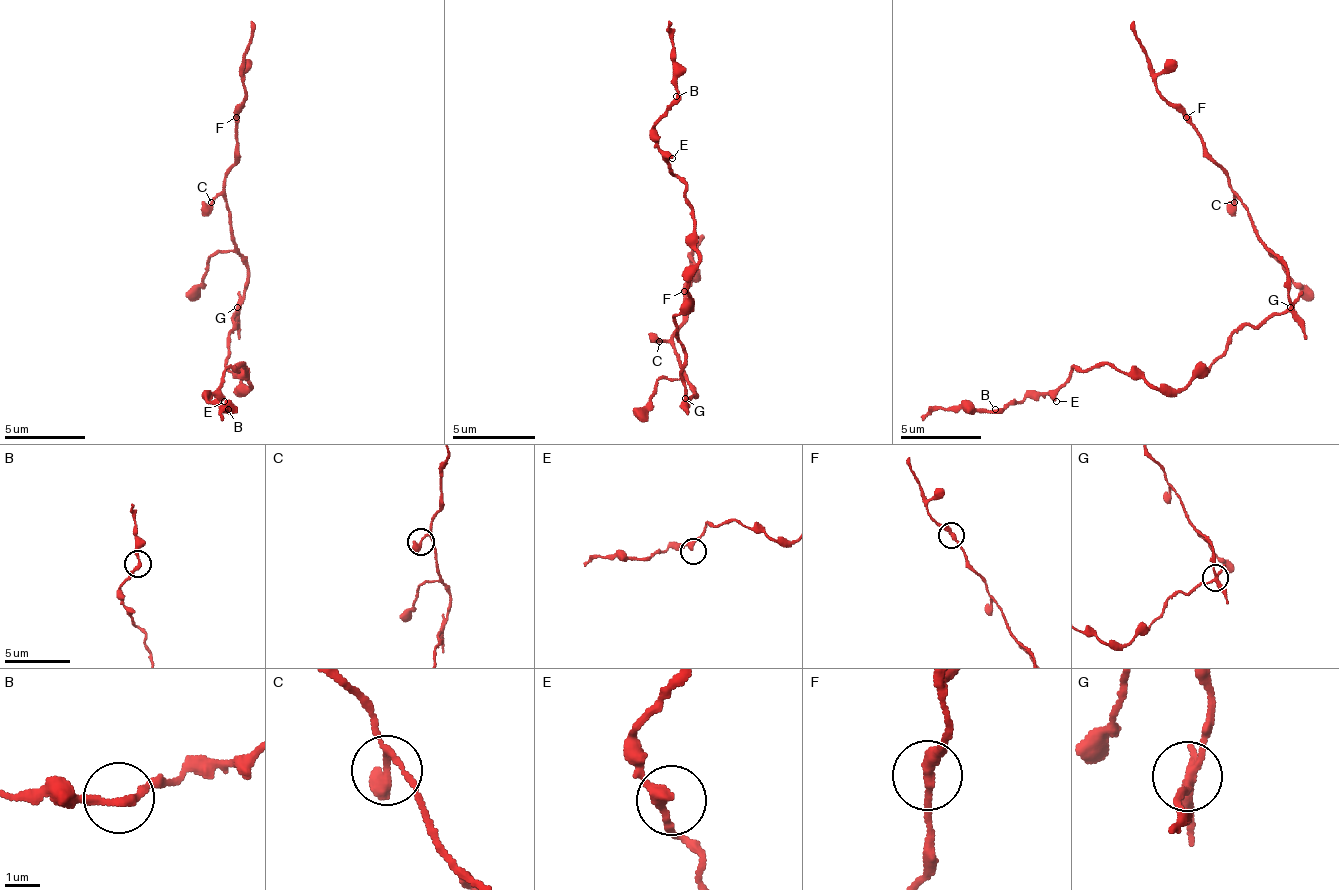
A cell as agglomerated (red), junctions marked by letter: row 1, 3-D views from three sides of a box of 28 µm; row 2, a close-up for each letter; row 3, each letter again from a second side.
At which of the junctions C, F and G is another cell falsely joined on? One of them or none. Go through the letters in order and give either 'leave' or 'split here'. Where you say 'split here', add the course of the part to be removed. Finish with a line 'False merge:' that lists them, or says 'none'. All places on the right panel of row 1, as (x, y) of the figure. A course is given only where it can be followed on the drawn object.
C: leave
F: leave
G: split here | (1291, 308), (1242, 324), (1181, 389), (1096, 365), (995, 409), (934, 409), (922, 422)
False merge: G

